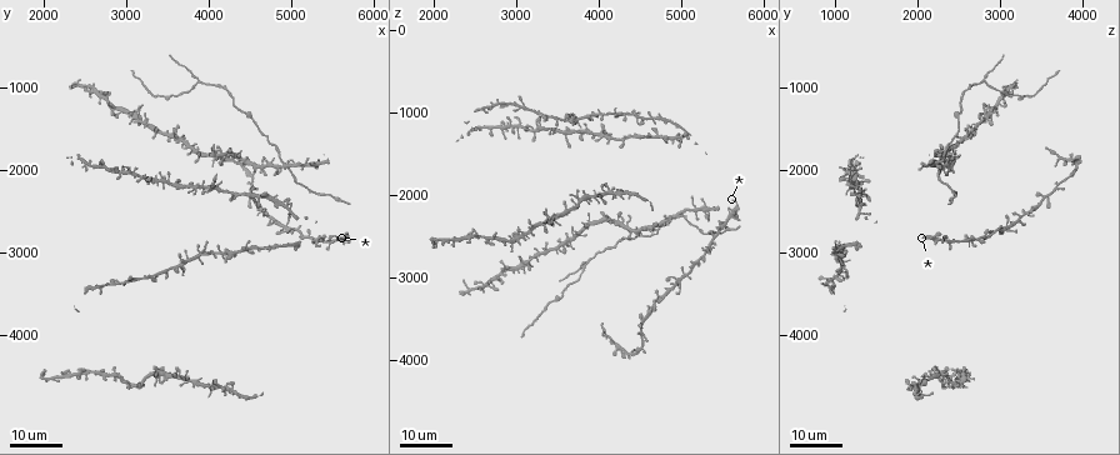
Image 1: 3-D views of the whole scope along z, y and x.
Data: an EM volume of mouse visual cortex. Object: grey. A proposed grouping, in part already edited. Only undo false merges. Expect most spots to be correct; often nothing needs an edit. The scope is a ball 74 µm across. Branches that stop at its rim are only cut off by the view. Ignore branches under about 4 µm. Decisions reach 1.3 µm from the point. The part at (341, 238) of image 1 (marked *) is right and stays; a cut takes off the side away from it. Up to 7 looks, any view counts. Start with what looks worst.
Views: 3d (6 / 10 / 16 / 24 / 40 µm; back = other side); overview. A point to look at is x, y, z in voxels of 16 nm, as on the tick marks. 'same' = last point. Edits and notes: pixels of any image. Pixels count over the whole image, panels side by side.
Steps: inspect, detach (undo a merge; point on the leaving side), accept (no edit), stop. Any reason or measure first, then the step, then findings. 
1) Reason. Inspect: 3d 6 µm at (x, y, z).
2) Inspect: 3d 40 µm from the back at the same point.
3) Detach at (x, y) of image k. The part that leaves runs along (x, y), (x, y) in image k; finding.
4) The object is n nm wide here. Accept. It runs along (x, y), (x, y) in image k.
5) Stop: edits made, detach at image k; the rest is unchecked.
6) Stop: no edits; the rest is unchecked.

Three arms meet. Inspect: 3d 24 µm at (3900, 900, 2850).

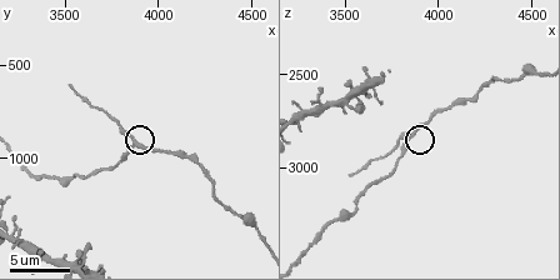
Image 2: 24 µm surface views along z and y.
Inspect: 3d 6 µm at (3880, 920, 2820).

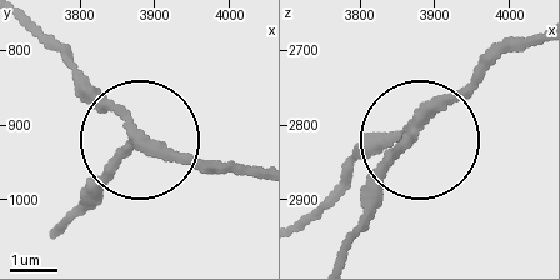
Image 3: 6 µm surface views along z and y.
Inspect: 3d 6 µm from the back at (3865, 925, 2820).

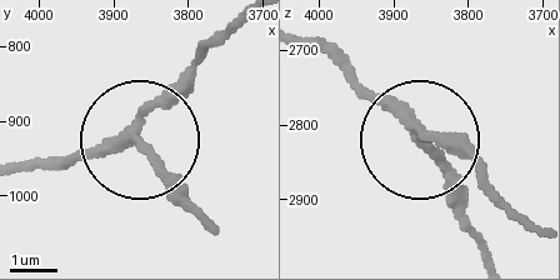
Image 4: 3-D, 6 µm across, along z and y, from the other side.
The object is 210 nm wide here. Accept. Continuous, no second cell.

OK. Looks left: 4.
Side arm on a straight run. Inspect: 3d 24 µm at (3450, 3200, 1100).

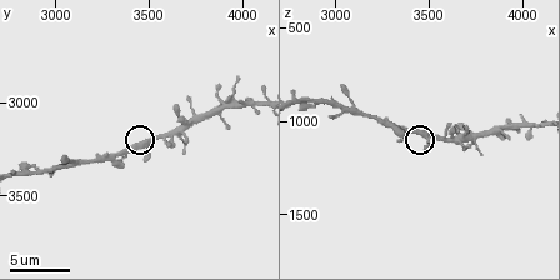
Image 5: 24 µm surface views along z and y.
Inspect: 3d 10 µm at (3480, 3220, 1080).

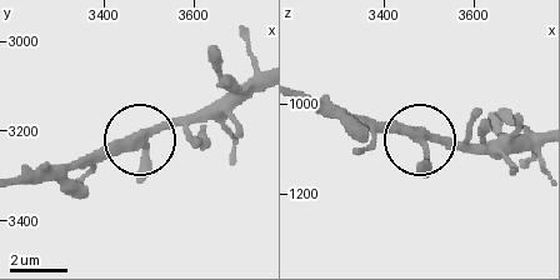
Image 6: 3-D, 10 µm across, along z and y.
The object is 300 nm wide here. Accept. It runs along (256, 76), (143, 139), (59, 163) in image 6; all the same cell.

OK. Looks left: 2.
Looks like a crossing. Inspect: 3d 16 µm at (3750, 4550, 2050).

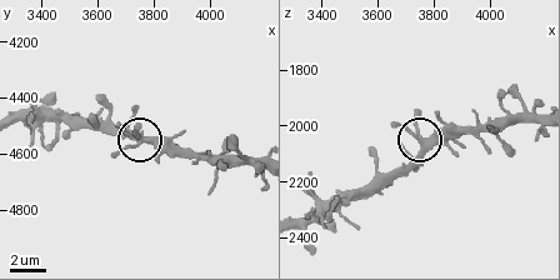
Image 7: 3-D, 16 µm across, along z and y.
Inspect: 3d 10 µm at (3780, 4550, 2090).

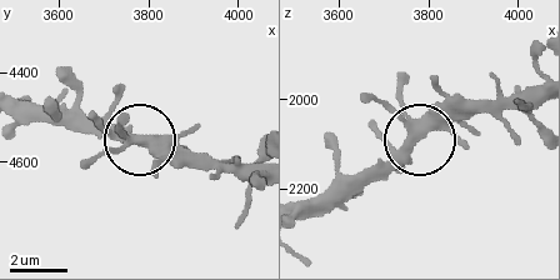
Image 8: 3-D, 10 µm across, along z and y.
The object is 360 nm wide here. Accept. All the same cell.

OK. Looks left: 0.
Stop: no edits; the rest is unchecked.

